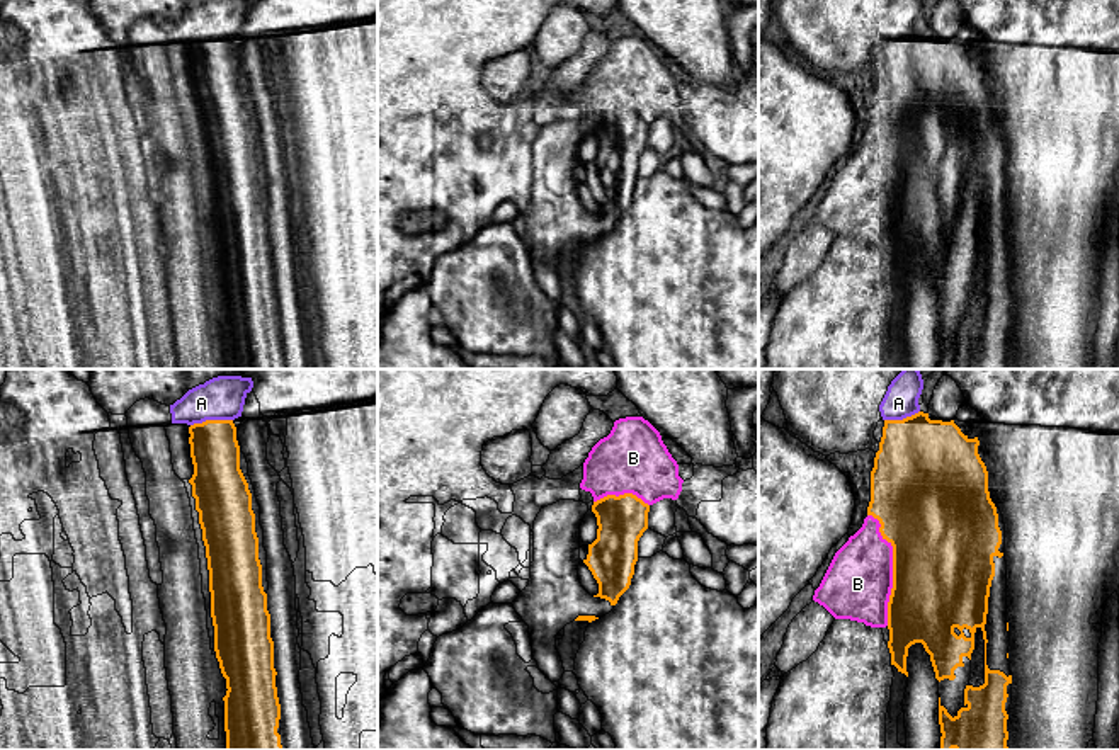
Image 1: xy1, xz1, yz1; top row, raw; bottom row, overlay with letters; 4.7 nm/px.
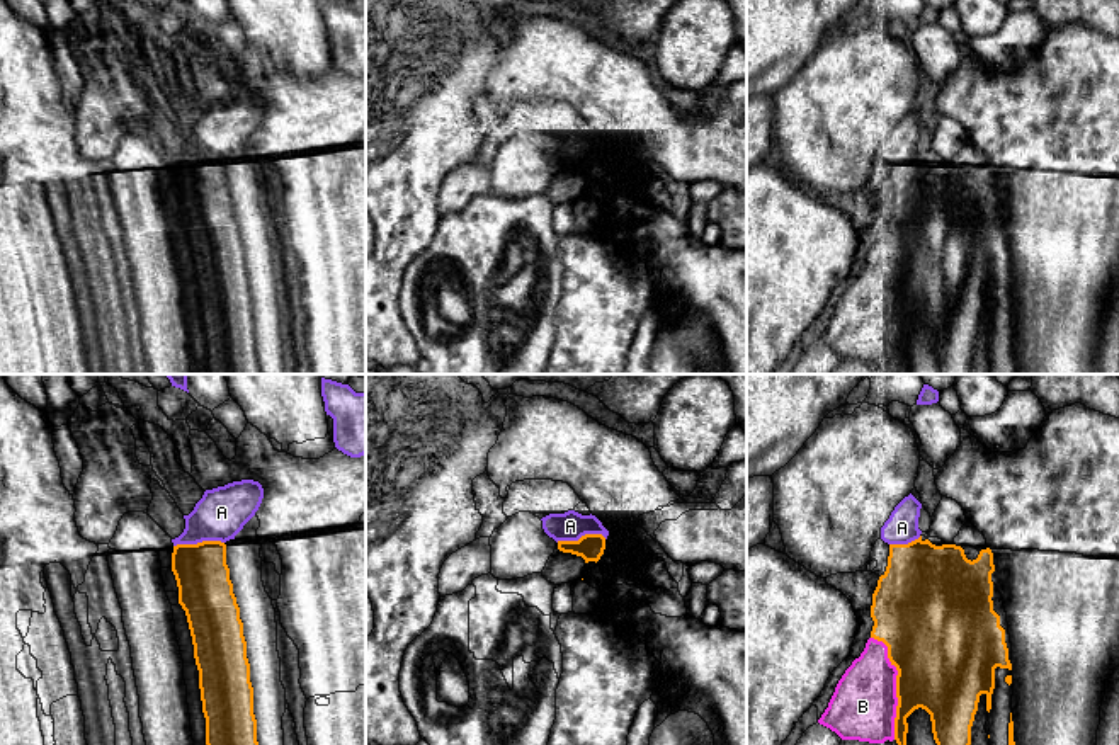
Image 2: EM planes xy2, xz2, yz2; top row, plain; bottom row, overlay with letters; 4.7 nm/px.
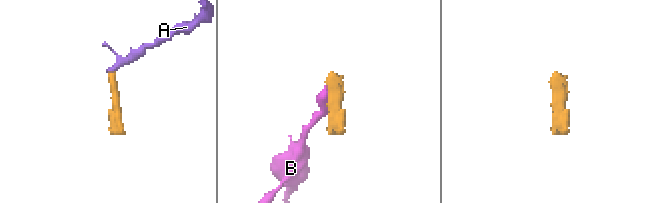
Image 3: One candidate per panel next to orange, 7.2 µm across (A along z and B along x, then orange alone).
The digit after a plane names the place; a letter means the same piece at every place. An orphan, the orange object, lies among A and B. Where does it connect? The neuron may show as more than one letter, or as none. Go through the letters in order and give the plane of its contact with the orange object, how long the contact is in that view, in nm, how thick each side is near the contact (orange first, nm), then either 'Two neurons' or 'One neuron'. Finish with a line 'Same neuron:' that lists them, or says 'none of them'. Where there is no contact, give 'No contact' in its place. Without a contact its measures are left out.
A: Touches orange in xy2. Shared border 240 nm. Thickness 260 nm (orange) against 240 nm. Two neurons
B: Touches orange in yz1. Shared border 550 nm. Thickness 480 nm (orange) against 320 nm. One neuron
Same neuron: B

